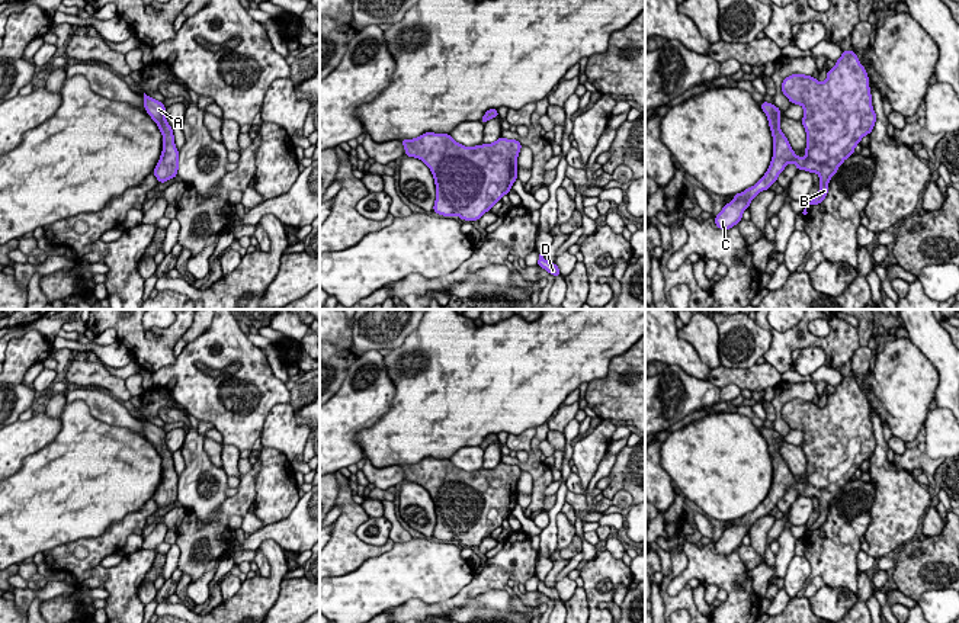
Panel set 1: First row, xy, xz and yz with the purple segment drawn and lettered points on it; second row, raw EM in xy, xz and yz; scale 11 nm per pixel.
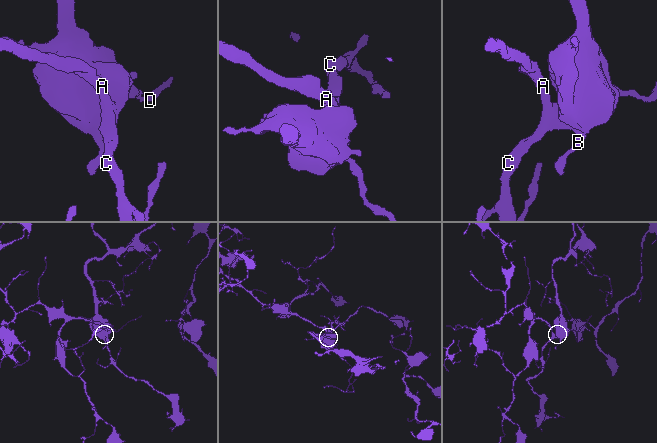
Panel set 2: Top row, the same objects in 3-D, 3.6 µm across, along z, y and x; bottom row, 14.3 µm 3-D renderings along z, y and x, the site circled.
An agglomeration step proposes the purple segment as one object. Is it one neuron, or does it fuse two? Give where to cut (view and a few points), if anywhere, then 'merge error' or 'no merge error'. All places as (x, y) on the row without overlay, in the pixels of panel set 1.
no cut; no merge error

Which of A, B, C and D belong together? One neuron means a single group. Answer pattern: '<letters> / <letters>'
A B C D

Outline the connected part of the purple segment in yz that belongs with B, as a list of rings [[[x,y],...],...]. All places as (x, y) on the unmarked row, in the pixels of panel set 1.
[[[843,376],[841,382],[835,386],[835,392],[828,395],[824,408],[805,399],[790,399],[786,402],[782,408],[782,418],[790,428],[804,433],[802,450],[806,457],[806,481],[798,482],[788,463],[780,456],[780,434],[763,425],[760,431],[769,444],[773,462],[773,482],[770,491],[754,511],[734,520],[734,524],[724,530],[721,539],[715,542],[716,552],[728,556],[737,550],[742,545],[742,537],[748,534],[751,526],[760,517],[770,514],[788,488],[793,488],[798,495],[817,498],[820,501],[820,517],[811,527],[808,527],[811,532],[820,530],[828,518],[830,504],[837,498],[837,494],[844,485],[853,481],[856,471],[860,469],[862,463],[870,459],[875,452],[876,439],[872,431],[869,410],[870,407],[866,394],[860,389],[854,376]]]

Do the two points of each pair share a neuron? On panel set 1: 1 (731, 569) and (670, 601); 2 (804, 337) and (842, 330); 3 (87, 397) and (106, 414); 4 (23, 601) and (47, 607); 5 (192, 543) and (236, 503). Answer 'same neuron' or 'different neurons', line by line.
1: different neurons
2: same neuron
3: same neuron
4: different neurons
5: same neuron

